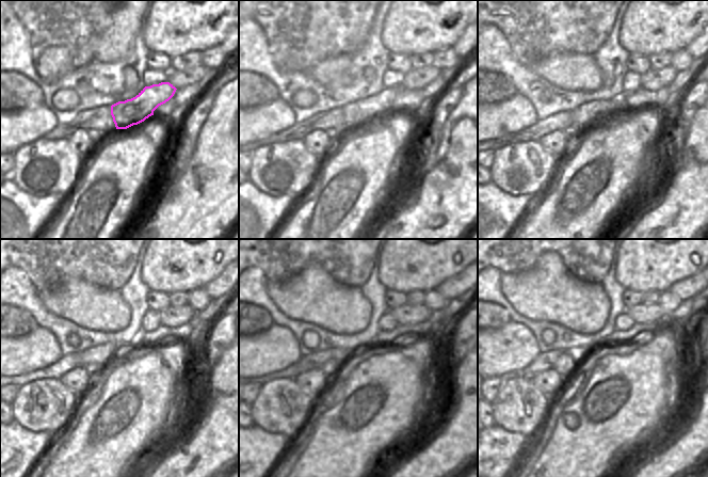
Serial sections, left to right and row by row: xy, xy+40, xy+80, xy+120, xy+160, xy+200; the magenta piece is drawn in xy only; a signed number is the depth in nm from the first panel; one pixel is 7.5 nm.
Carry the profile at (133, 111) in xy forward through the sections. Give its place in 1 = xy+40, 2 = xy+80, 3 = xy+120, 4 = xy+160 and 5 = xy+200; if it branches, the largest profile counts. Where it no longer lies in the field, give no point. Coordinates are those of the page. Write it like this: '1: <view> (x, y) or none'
1: xy+40 (358, 113)
2: xy+80 (585, 114)
3: xy+120 (102, 355)
4: xy+160 (316, 360)
5: xy+200 (544, 362)

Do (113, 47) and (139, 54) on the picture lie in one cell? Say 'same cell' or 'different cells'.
different cells

